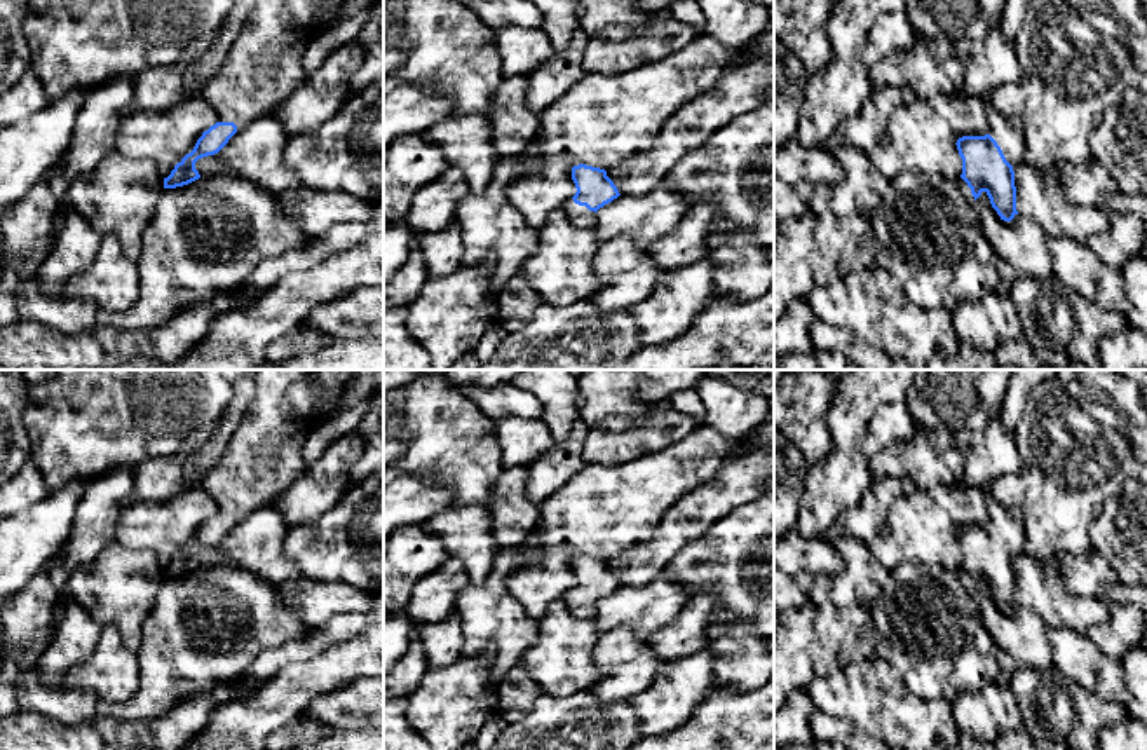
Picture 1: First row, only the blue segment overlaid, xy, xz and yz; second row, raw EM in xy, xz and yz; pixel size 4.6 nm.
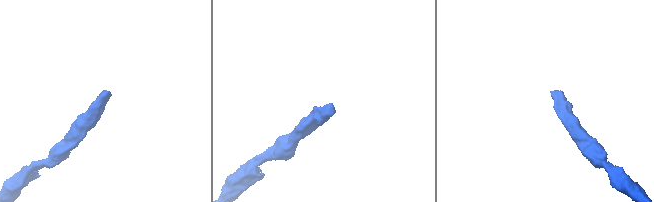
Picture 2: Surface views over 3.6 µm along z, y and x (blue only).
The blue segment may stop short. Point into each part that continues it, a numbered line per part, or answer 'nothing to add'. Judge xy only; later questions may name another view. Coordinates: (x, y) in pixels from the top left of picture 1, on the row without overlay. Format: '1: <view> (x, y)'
1: xy (264, 456)

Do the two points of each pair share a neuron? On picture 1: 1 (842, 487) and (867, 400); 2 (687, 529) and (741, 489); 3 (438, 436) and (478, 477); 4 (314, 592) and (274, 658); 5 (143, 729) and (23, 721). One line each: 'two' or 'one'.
1: one
2: one
3: one
4: two
5: one

